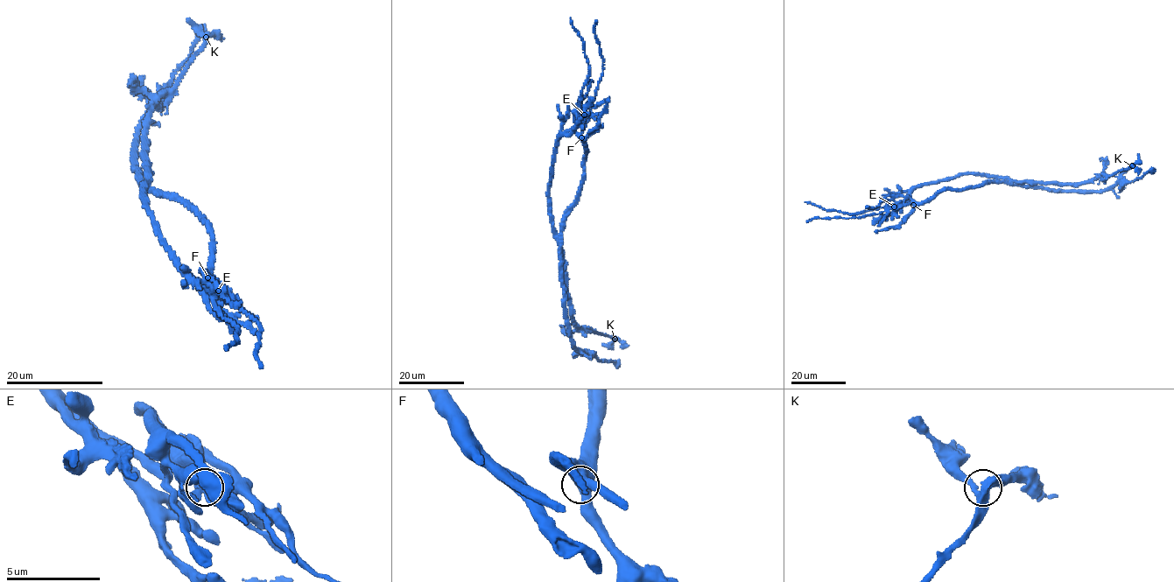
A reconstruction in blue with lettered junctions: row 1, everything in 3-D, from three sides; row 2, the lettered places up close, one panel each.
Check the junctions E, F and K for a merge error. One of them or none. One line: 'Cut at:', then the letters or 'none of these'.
Cut at: E

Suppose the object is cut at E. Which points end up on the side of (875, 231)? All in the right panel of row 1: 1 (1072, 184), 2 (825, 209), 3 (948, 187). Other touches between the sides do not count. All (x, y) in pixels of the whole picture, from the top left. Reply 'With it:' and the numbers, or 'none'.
With it: 3

